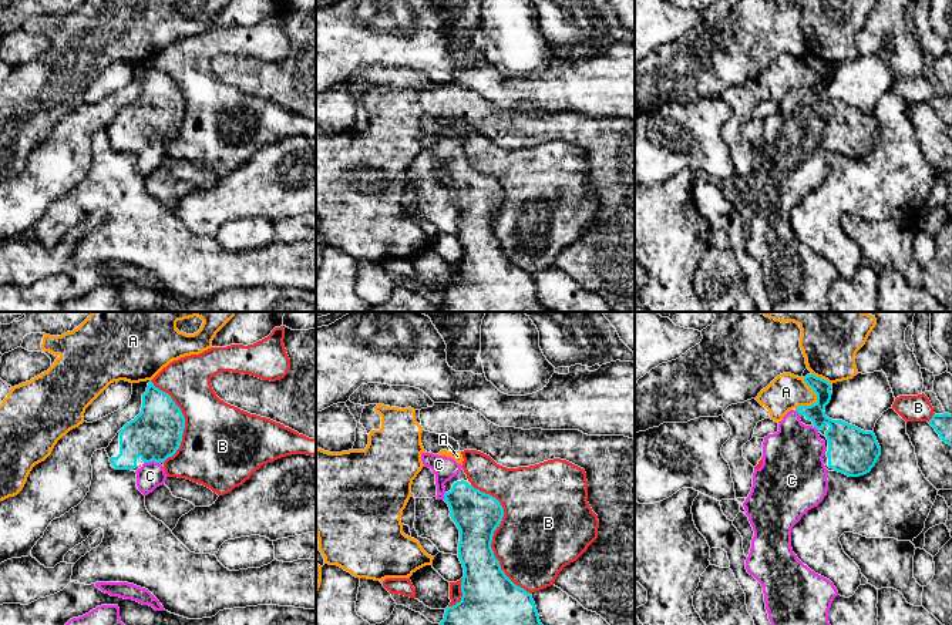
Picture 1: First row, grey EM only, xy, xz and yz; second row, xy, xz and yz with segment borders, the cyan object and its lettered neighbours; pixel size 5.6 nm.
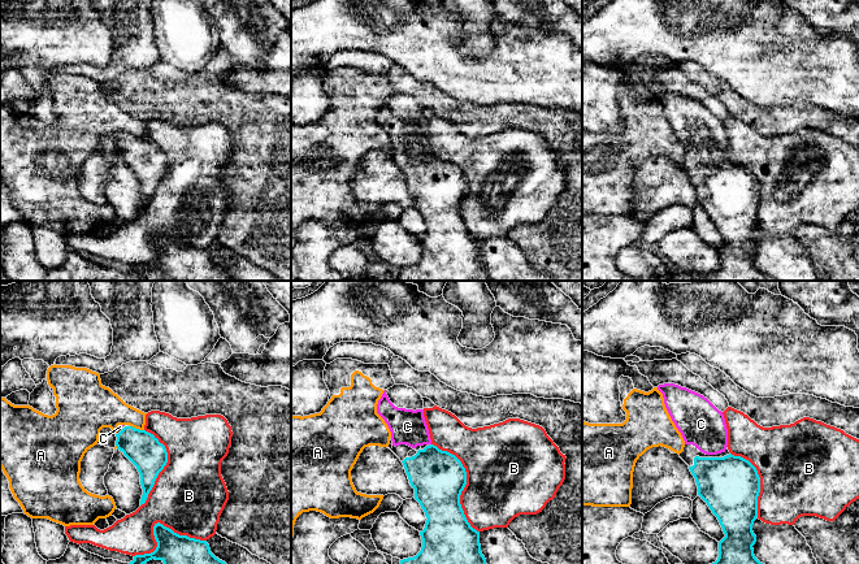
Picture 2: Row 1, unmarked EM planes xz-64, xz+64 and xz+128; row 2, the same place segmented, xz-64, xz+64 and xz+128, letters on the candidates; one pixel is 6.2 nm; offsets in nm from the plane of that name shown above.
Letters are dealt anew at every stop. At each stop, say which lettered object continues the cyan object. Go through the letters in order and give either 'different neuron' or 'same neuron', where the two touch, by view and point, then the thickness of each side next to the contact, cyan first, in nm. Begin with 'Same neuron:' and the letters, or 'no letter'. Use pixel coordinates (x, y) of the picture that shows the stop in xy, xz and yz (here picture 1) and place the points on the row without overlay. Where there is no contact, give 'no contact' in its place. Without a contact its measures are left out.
Same neuron: C
A: different neuron; contact yz (817, 81); calibres 160 and 200 nm
B: different neuron; contact xz (491, 218); calibres 260 and 440 nm
C: same neuron; contact xy (151, 141); calibres 300 and 150 nm

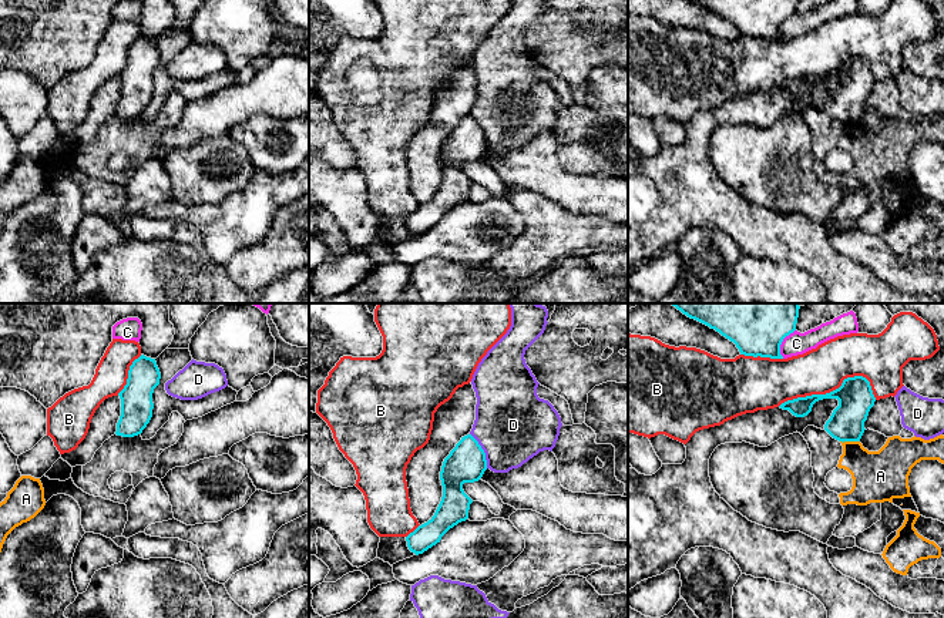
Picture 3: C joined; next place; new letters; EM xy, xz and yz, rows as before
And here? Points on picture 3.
Same neuron: no letter
A: different neuron; contact yz (850, 121); calibres 200 and 280 nm
B: different neuron; contact yz (833, 71); calibres 200 and 260 nm
C: different neuron; contact yz (780, 24); calibres 220 and 130 nm
D: different neuron; contact xz (483, 131); calibres 220 and 420 nm

